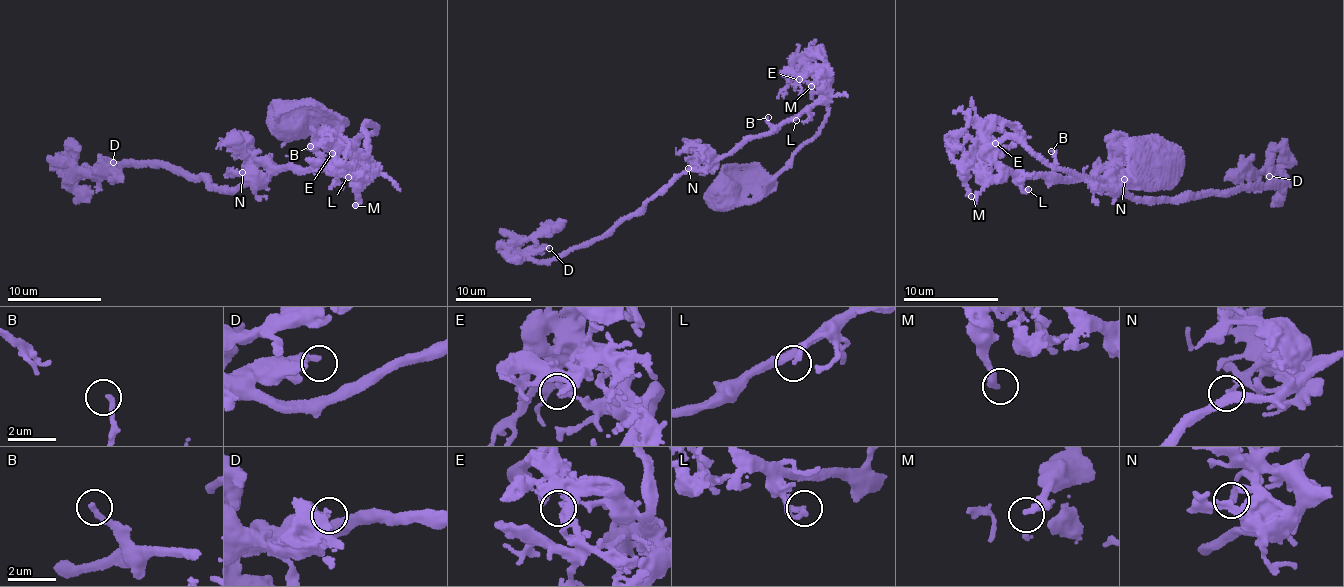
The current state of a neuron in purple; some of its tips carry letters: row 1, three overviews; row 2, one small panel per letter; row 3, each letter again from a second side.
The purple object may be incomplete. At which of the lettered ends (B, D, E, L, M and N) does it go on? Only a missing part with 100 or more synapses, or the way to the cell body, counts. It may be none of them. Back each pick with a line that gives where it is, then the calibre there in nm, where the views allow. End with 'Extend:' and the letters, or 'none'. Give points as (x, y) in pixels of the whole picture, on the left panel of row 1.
D: at (113, 162); 340 nm thick
Extend: D

